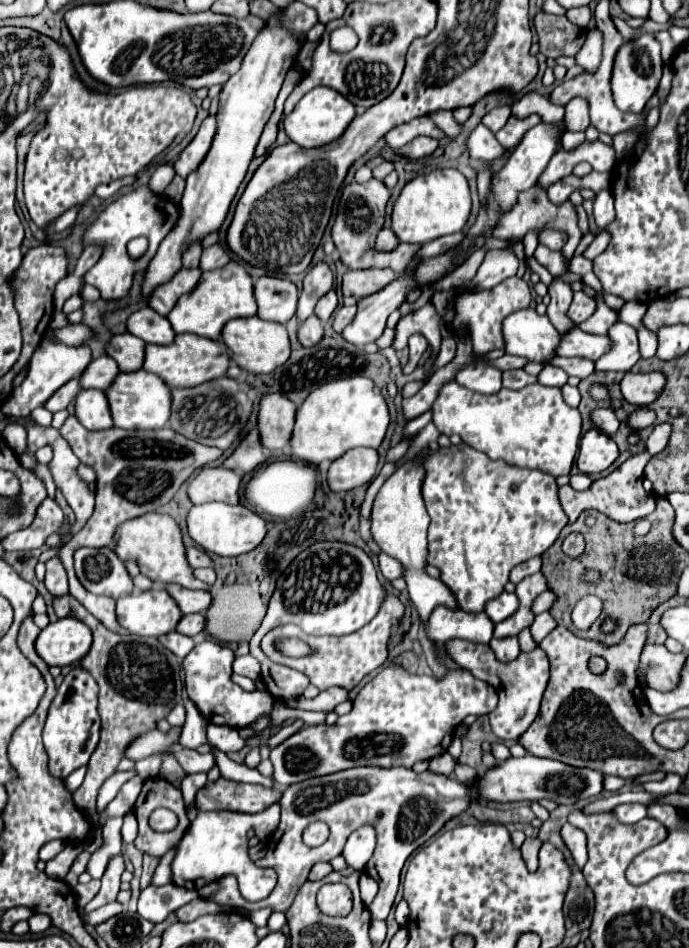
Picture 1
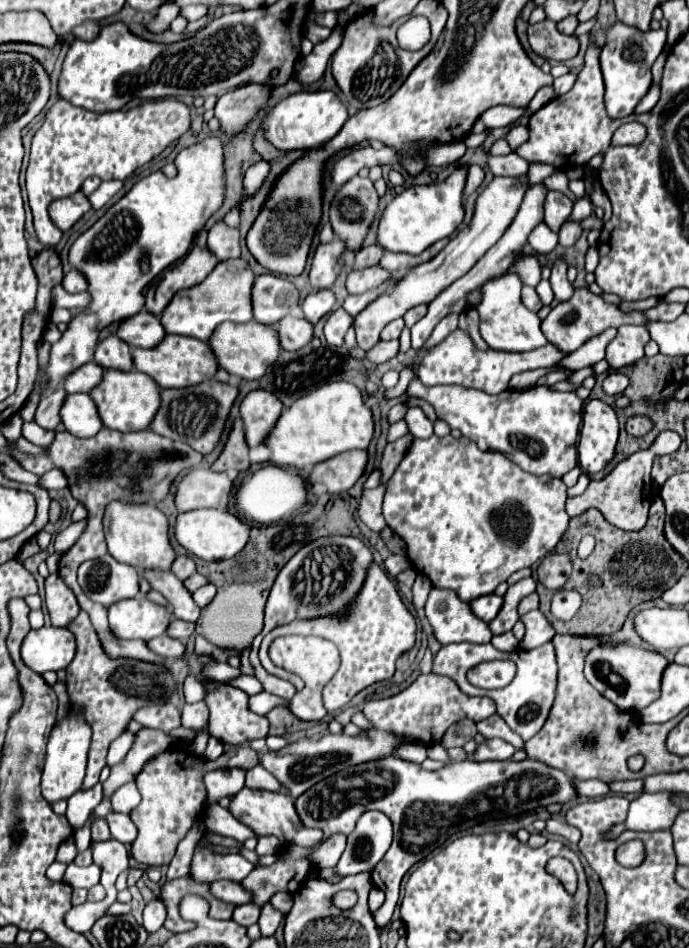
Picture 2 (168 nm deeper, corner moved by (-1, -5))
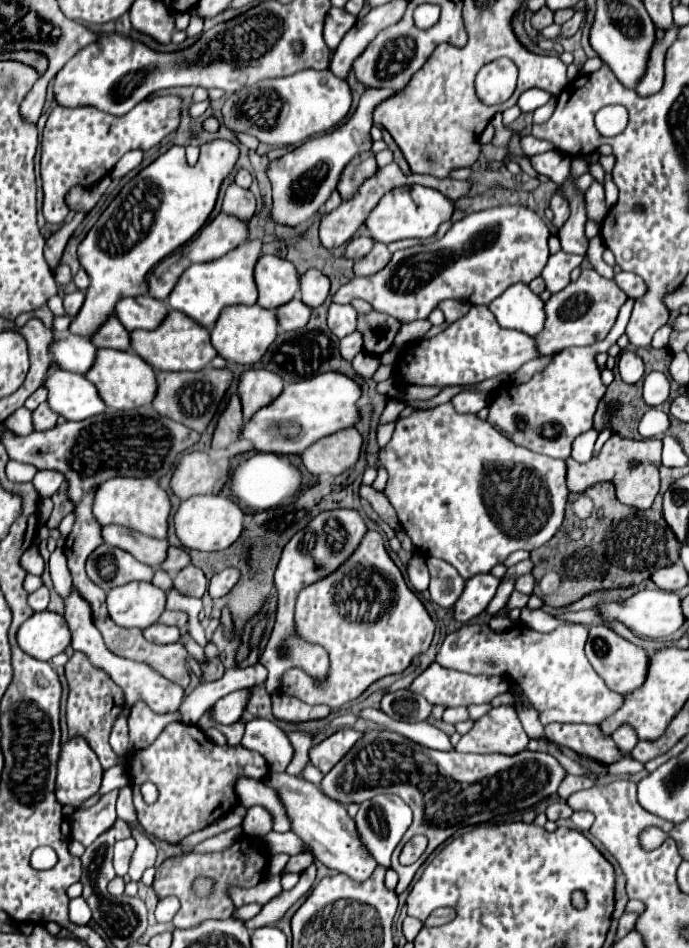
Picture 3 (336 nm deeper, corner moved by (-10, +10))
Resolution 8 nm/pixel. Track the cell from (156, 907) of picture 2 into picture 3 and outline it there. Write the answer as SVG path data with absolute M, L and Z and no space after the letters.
M166 897L166 899L160 899L158 901L158 907L156 907L156 921L158 923L168 923L174 919L174 915L178 913L180 909L180 901L176 897Z

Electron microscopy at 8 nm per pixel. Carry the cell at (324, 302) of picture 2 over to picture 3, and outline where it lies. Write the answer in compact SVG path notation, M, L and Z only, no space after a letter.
M308 269L300 275L300 299L308 307L318 307L324 303L330 291L330 279L318 269Z

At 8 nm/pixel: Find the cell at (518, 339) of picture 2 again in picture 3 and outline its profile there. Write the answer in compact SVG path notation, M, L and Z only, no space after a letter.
M526 283L508 287L498 299L490 303L490 311L504 329L516 329L526 335L534 335L544 329L544 303L530 291Z

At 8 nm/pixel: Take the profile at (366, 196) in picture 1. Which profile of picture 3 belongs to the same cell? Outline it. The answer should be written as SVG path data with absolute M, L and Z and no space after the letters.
M366 151L366 153L360 153L358 157L354 157L354 161L350 161L346 165L346 169L342 171L340 181L338 181L338 191L340 191L342 199L346 201L346 199L354 197L358 187L366 181L366 177L372 177L372 173L376 169L378 169L378 165L376 165L372 151Z

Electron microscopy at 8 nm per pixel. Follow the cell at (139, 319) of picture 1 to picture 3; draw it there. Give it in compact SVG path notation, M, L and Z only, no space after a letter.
M138 295L124 297L122 301L118 301L114 313L118 315L126 331L136 331L136 329L156 329L166 317L168 309L162 301L150 295Z

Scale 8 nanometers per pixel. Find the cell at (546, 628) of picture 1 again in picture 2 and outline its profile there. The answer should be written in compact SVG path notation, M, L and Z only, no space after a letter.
M541 610L527 612L525 616L521 616L521 620L523 620L525 628L527 628L525 638L521 640L521 648L525 648L525 650L547 644L555 636L553 626L549 624L549 620L545 620L545 614Z

